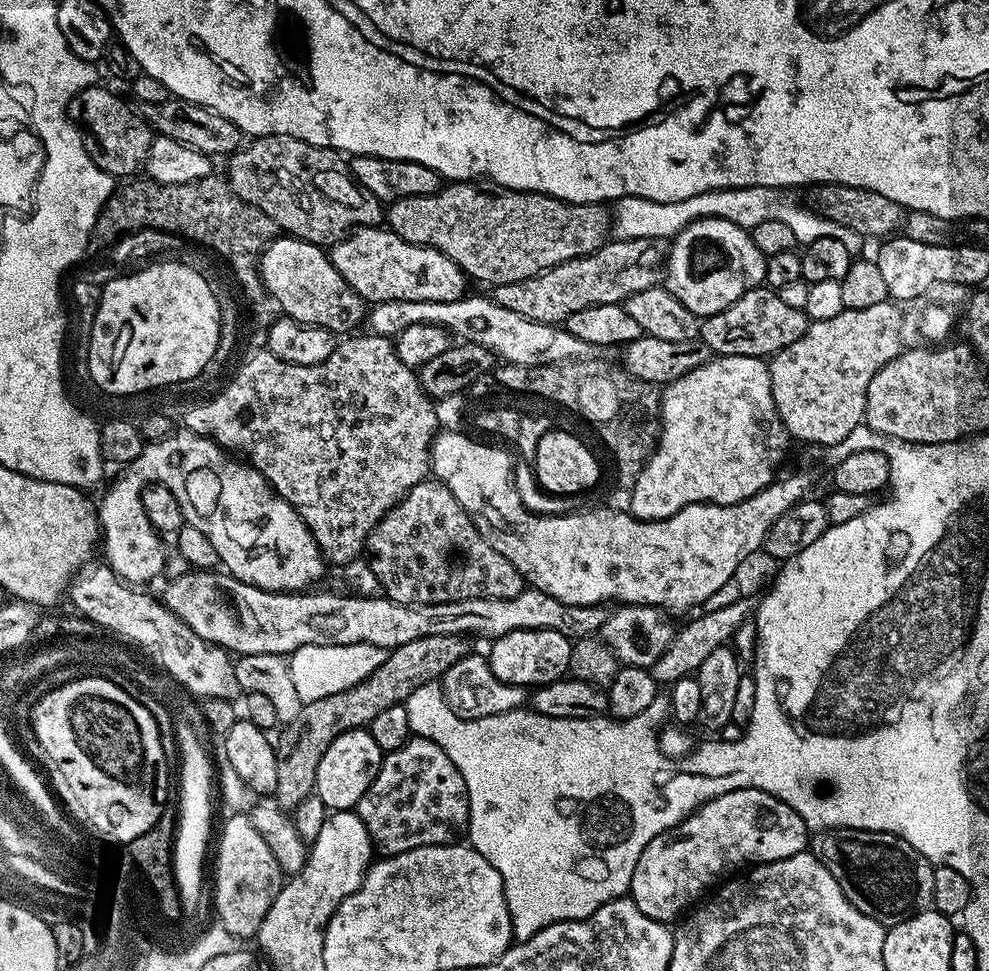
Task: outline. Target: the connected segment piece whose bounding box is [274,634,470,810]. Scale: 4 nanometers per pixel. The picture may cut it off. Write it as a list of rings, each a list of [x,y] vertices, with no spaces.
[[[430,634],[426,638],[414,638],[414,642],[406,642],[406,646],[391,649],[385,655],[382,666],[374,670],[360,684],[350,690],[338,694],[330,694],[326,698],[318,698],[314,702],[303,705],[300,713],[287,725],[288,728],[275,745],[278,762],[278,782],[276,783],[276,801],[286,810],[293,810],[307,796],[311,797],[316,790],[318,778],[318,762],[322,762],[322,754],[338,738],[338,734],[346,734],[355,728],[368,728],[372,719],[382,710],[395,704],[404,704],[418,690],[418,686],[435,684],[462,658],[470,655],[469,641],[463,636],[450,634]]]

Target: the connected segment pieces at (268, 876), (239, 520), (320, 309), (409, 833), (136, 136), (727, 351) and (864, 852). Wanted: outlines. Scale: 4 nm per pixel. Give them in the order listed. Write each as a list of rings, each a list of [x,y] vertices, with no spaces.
[[[235,814],[227,817],[224,829],[220,832],[220,845],[216,848],[216,912],[218,922],[239,938],[245,936],[255,937],[259,933],[262,922],[274,902],[274,898],[280,893],[282,887],[282,873],[274,854],[270,852],[270,846],[266,846],[266,838],[254,830],[254,826],[244,816]]]
[[[176,430],[160,440],[145,443],[139,461],[145,471],[160,476],[160,484],[166,486],[170,494],[174,494],[184,515],[184,523],[194,526],[194,530],[202,530],[202,534],[210,538],[214,550],[218,550],[220,564],[228,567],[225,568],[227,575],[236,576],[242,582],[267,592],[299,593],[315,585],[312,583],[323,574],[326,561],[320,553],[318,542],[314,542],[314,534],[310,534],[306,522],[302,522],[296,509],[290,507],[272,489],[272,485],[257,468],[244,462],[239,464],[235,459],[239,460],[207,436]]]
[[[287,234],[277,235],[260,257],[260,279],[281,313],[303,324],[325,328],[333,334],[352,334],[366,320],[366,302],[338,274],[331,255],[321,245]]]
[[[409,738],[401,748],[385,755],[374,782],[370,782],[370,790],[362,794],[354,811],[362,818],[373,845],[379,851],[381,848],[384,851],[381,853],[389,857],[422,846],[457,843],[467,833],[470,806],[468,805],[466,782],[458,766],[450,762],[446,750],[442,750],[442,746],[438,746],[432,740]]]
[[[100,87],[84,88],[78,97],[78,120],[84,133],[84,145],[92,161],[103,172],[108,172],[113,178],[128,175],[131,177],[136,174],[131,172],[136,172],[139,168],[141,171],[145,167],[148,151],[154,139],[152,127],[143,115],[137,109],[135,112],[122,97]]]
[[[767,286],[750,288],[726,310],[700,320],[699,339],[717,356],[771,358],[806,334],[810,321],[802,308],[782,302],[779,291]]]
[[[825,828],[811,837],[810,851],[834,874],[852,905],[885,926],[932,908],[934,865],[893,832]]]

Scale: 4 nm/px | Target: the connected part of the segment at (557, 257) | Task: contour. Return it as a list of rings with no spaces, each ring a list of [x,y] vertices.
[[[452,182],[447,186],[441,186],[434,194],[393,200],[386,208],[387,227],[391,228],[394,234],[398,234],[398,238],[402,238],[406,242],[417,244],[423,248],[433,248],[442,254],[446,254],[446,258],[453,260],[463,270],[465,276],[471,278],[473,281],[481,280],[482,283],[488,284],[487,286],[522,282],[526,278],[537,276],[538,273],[550,270],[562,262],[570,262],[574,258],[590,254],[609,239],[610,233],[614,228],[613,213],[602,204],[571,204],[570,202],[559,200],[553,196],[547,196],[541,192],[517,192],[515,190],[492,190],[496,192],[487,192],[486,189],[479,188],[478,185],[479,183],[476,182]]]

